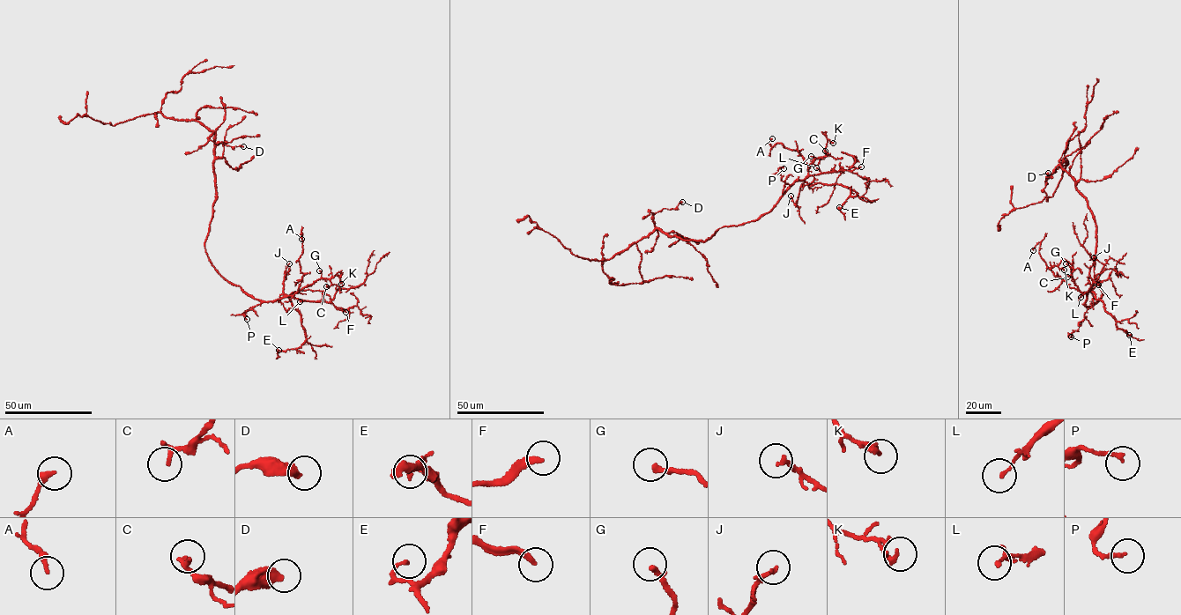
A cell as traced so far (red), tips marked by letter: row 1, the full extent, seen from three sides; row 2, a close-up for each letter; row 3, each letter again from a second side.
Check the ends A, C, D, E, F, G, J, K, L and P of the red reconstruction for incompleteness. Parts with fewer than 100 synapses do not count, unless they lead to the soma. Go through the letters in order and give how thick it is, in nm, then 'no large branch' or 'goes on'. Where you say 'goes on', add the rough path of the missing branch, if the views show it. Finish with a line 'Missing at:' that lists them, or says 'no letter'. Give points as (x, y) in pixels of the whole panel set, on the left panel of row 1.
A: 260 nm thick; no large branch
C: 220 nm thick; no large branch
D: 440 nm thick; no large branch
E: 140 nm thick; no large branch
F: 240 nm thick; goes on; missing branch runs (345, 312), (389, 333), (398, 344), (415, 351), (436, 369)
G: 240 nm thick; no large branch
J: 180 nm thick; no large branch
K: 220 nm thick; no large branch
L: 130 nm thick; no large branch
P: 160 nm thick; no large branch
Missing at: F

